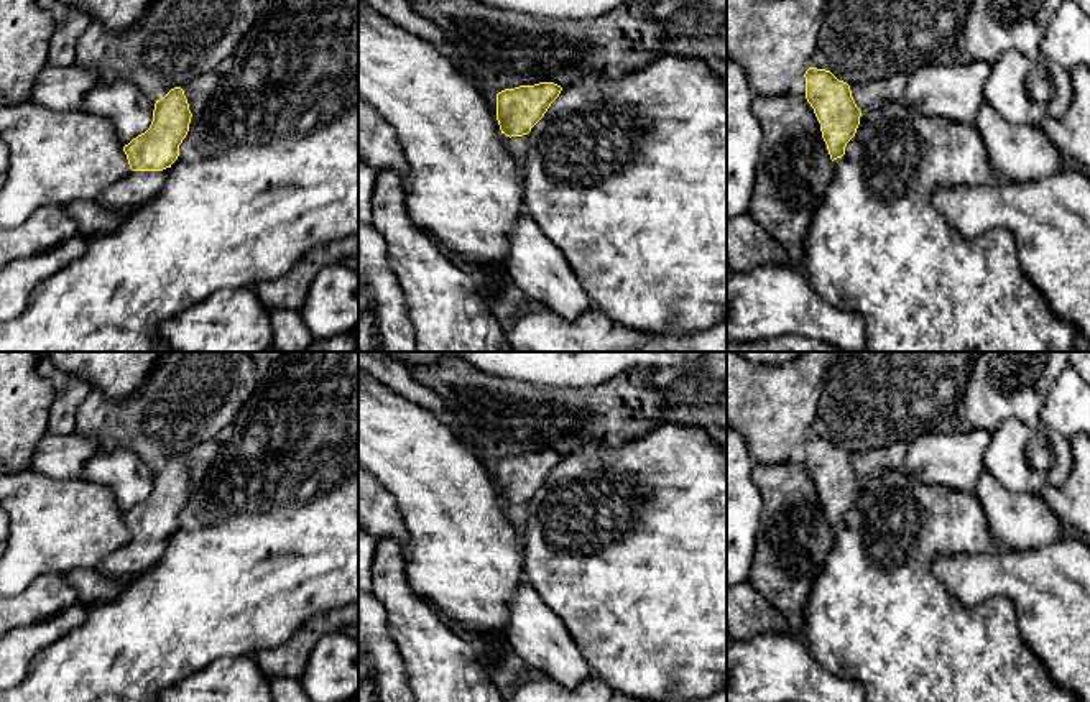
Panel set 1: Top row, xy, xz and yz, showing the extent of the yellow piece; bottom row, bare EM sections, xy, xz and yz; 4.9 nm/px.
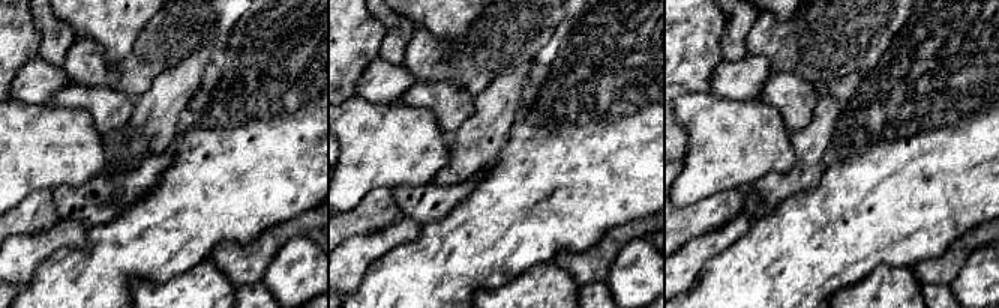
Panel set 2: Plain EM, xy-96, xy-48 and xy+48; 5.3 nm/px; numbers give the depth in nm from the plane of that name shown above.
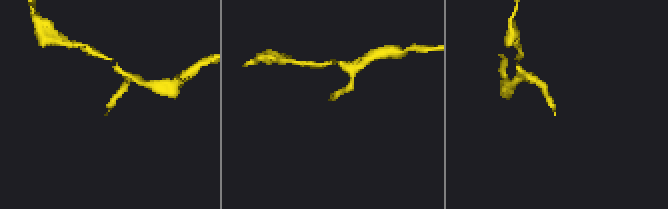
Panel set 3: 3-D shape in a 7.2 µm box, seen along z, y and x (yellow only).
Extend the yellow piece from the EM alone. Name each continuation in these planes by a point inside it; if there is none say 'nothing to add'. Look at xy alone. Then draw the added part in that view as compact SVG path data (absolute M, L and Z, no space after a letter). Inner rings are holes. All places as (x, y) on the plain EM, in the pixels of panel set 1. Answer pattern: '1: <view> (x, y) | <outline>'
1: xy (137, 556) | M169 536L163 539L130 539L97 564L97 570L109 579L133 579L151 569L163 557Z

